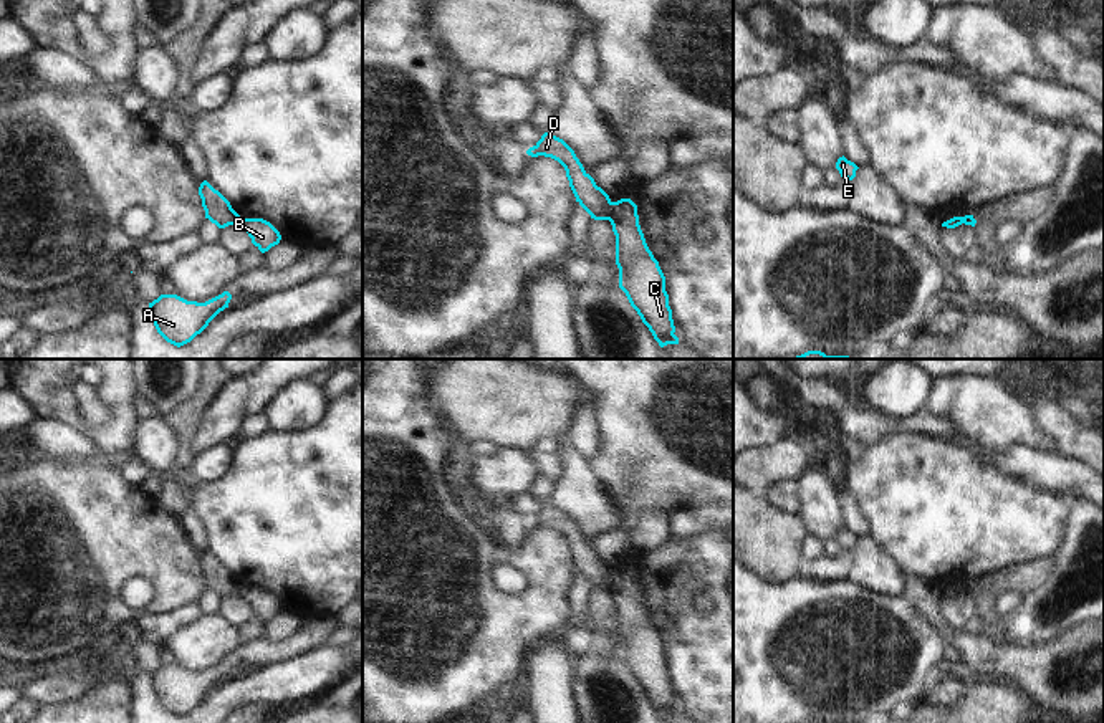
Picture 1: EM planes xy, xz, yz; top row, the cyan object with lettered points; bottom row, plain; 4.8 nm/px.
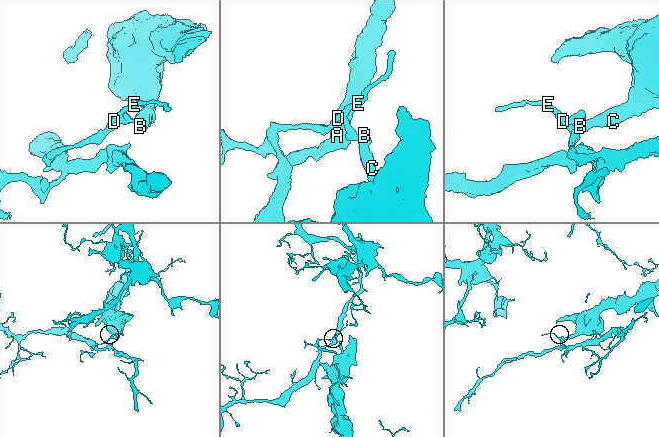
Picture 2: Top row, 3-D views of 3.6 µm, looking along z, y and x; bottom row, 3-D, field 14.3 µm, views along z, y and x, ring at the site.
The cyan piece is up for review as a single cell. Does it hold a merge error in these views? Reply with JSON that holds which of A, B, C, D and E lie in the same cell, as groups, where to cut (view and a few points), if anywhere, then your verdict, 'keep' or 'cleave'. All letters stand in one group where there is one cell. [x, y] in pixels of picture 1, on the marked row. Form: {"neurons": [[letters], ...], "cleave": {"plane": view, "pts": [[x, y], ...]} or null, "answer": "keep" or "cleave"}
{"neurons": [["A", "D", "E"], ["B", "C"]], "cleave": {"plane": "xz", "pts": [[613, 202], [609, 220]]}, "answer": "cleave"}

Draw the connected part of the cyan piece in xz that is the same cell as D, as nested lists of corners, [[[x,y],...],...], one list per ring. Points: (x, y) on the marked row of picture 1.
[[[545,132],[541,139],[526,151],[526,154],[531,157],[545,156],[558,160],[566,170],[576,202],[591,215],[591,218],[611,222],[612,202],[609,195],[596,185],[574,151],[563,139]]]

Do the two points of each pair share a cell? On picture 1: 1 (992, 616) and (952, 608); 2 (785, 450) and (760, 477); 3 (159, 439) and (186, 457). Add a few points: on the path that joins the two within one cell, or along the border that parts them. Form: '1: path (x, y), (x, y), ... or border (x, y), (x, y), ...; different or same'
1: path (982, 616), (962, 612); same
2: path (780, 457), (767, 470); same
3: border (161, 417), (174, 434), (177, 445), (176, 465); different

